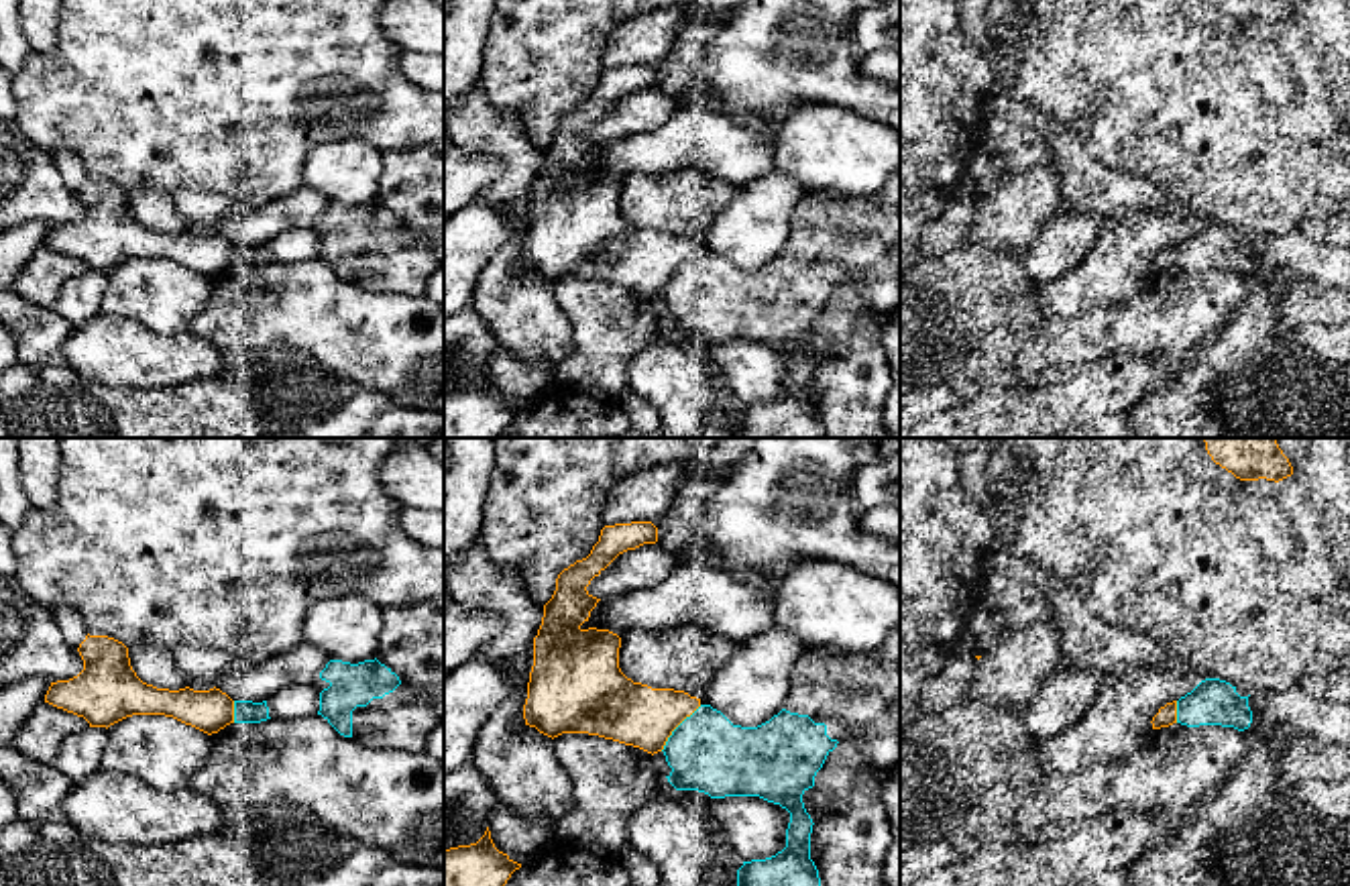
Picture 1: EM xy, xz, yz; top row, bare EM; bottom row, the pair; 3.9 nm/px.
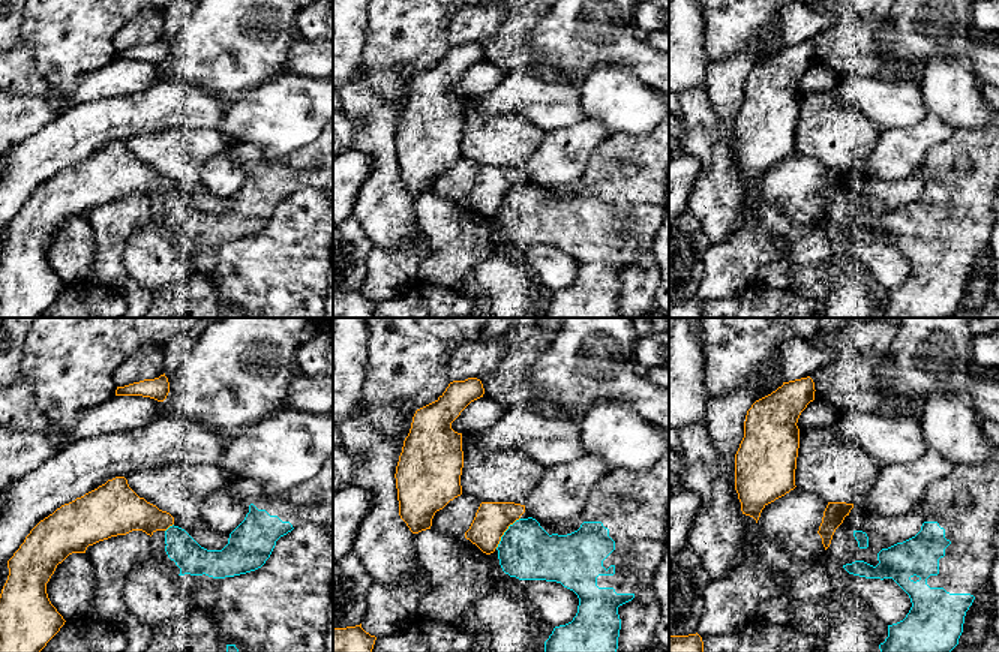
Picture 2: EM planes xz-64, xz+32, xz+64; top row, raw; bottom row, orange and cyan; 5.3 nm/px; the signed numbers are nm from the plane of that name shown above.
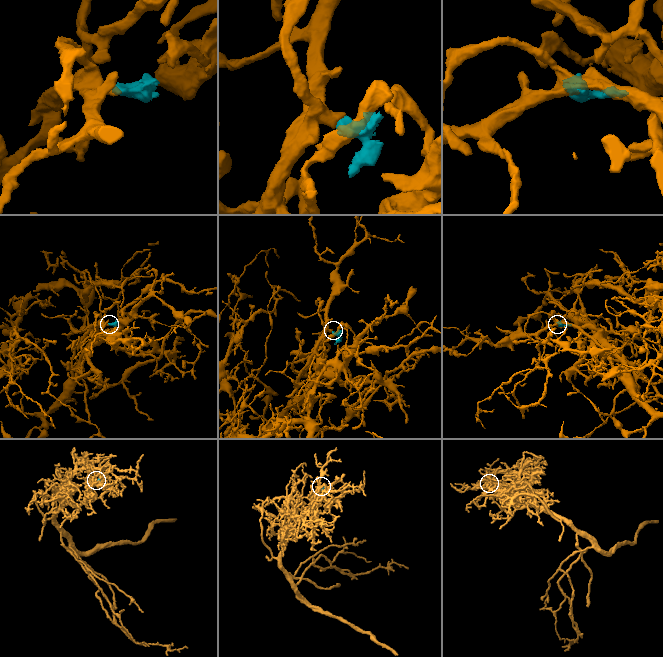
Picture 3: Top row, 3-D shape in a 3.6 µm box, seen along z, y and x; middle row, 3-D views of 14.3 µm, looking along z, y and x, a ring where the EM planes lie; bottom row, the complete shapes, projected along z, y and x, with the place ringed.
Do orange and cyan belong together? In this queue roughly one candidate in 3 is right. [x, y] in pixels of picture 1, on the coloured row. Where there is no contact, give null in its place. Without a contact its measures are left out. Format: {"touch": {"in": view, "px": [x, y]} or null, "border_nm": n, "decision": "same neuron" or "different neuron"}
{"touch": {"in": "xz", "px": [677, 726]}, "border_nm": 240, "decision": "different neuron"}

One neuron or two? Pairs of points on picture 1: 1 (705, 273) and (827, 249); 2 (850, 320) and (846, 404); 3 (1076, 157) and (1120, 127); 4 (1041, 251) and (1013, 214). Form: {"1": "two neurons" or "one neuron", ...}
{"1": "one neuron", "2": "one neuron", "3": "two neurons", "4": "two neurons"}

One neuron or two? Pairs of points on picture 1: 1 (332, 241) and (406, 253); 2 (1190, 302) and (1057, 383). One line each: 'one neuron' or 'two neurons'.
1: one neuron
2: two neurons

